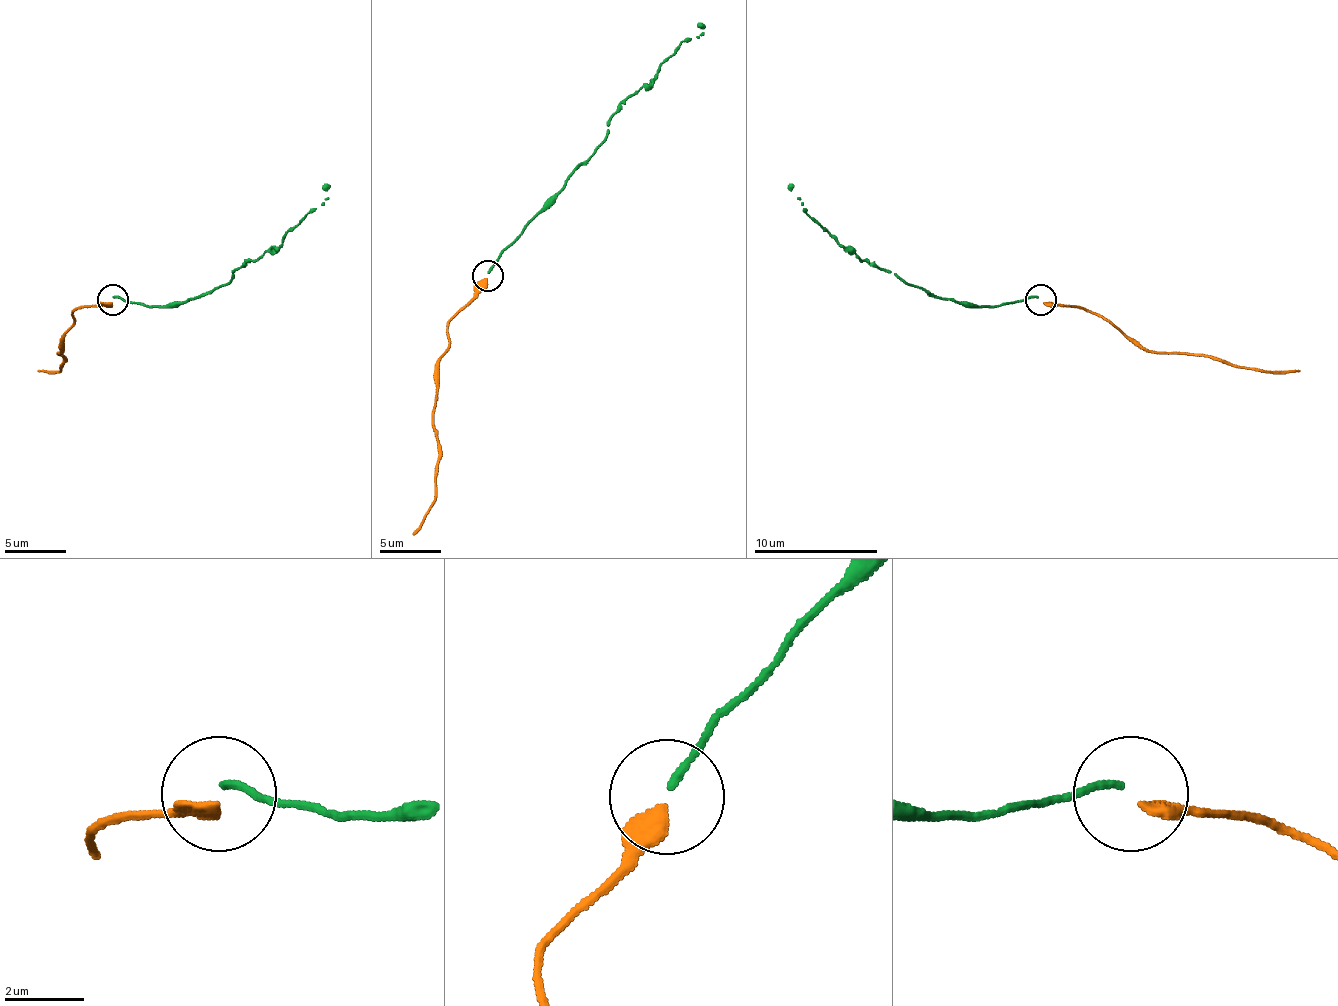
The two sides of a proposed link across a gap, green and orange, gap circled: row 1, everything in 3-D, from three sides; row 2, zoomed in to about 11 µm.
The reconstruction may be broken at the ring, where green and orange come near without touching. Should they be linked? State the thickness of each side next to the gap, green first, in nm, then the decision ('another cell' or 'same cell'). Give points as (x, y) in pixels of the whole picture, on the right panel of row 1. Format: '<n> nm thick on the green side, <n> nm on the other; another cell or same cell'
170 nm thick on the green side, 380 nm on the other; another cell

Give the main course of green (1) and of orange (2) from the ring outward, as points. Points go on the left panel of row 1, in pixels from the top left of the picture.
1: (113, 299), (181, 305), (224, 286), (237, 271), (280, 243), (320, 206), (326, 197), (323, 184)
2: (113, 302), (73, 311), (60, 351), (60, 370), (39, 370)

